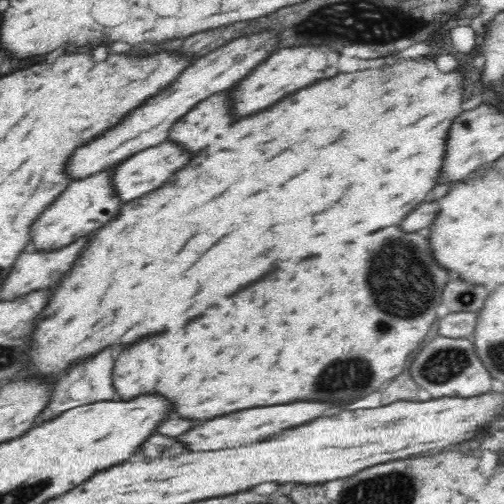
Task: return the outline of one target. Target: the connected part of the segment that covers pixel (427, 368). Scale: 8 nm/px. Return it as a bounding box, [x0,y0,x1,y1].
[411,335,494,399]

